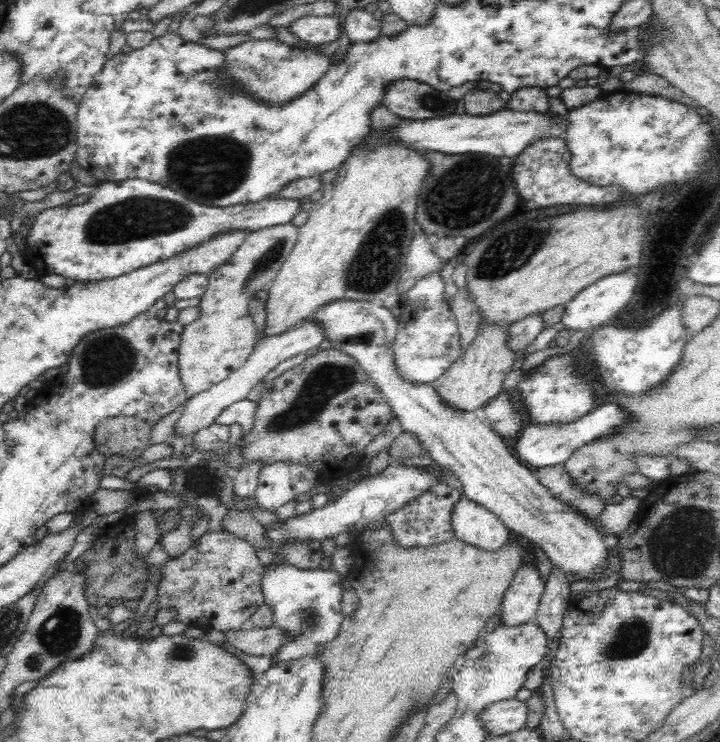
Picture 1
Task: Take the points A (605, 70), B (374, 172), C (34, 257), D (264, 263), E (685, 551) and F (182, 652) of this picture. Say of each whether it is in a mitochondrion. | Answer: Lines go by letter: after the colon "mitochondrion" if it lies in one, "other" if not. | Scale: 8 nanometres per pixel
A: other
B: other
C: other
D: mitochondrion
E: mitochondrion
F: other

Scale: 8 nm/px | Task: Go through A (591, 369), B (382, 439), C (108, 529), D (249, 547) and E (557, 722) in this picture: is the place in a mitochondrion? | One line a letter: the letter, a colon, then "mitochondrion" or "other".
A: other
B: other
C: other
D: other
E: other

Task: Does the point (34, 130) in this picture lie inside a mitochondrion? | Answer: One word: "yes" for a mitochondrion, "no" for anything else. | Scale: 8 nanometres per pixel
yes

